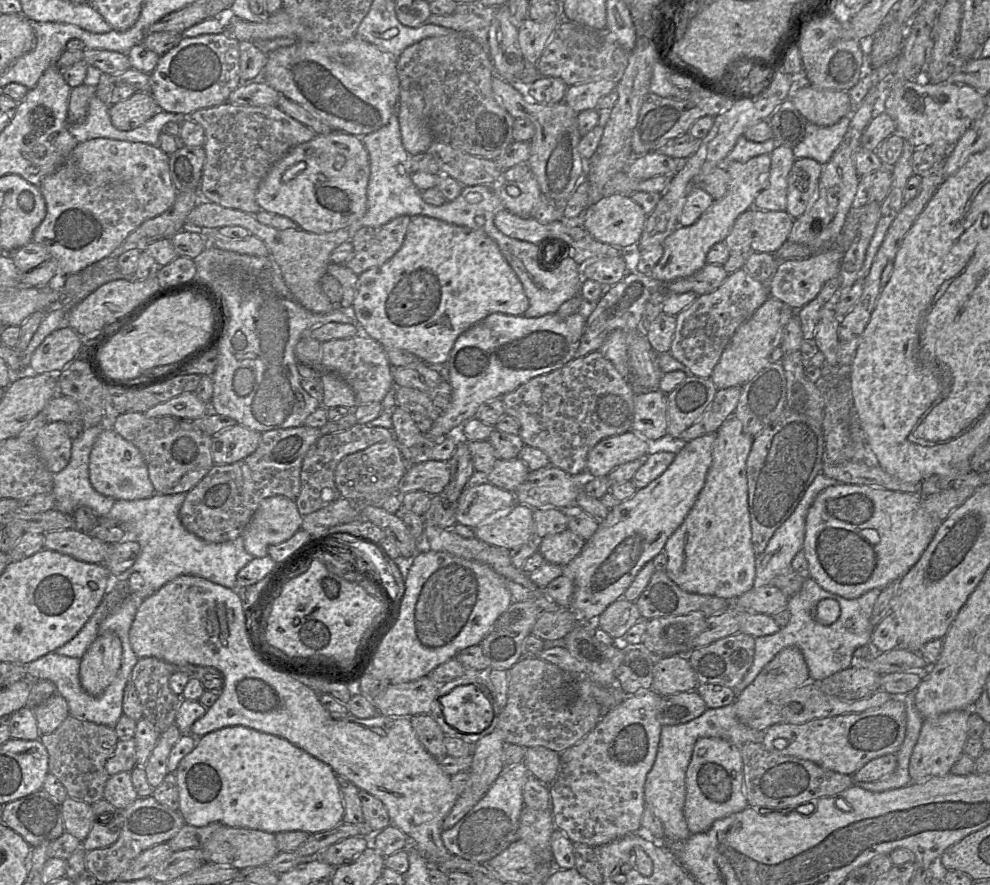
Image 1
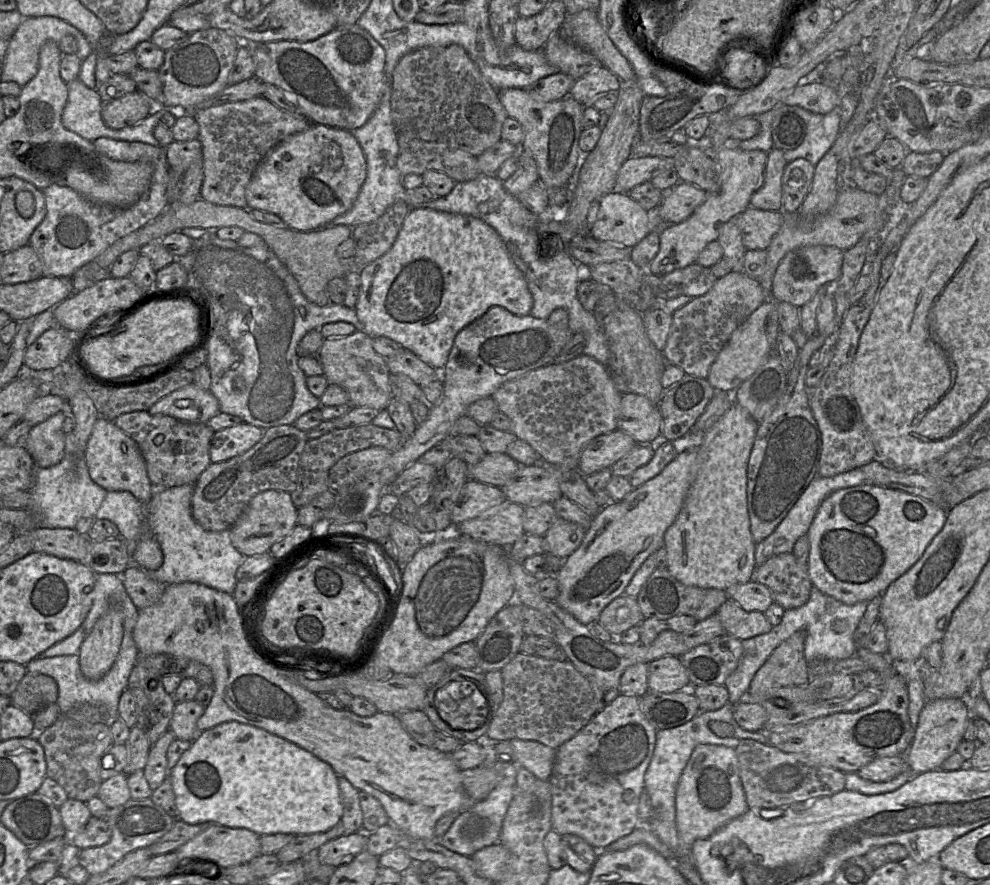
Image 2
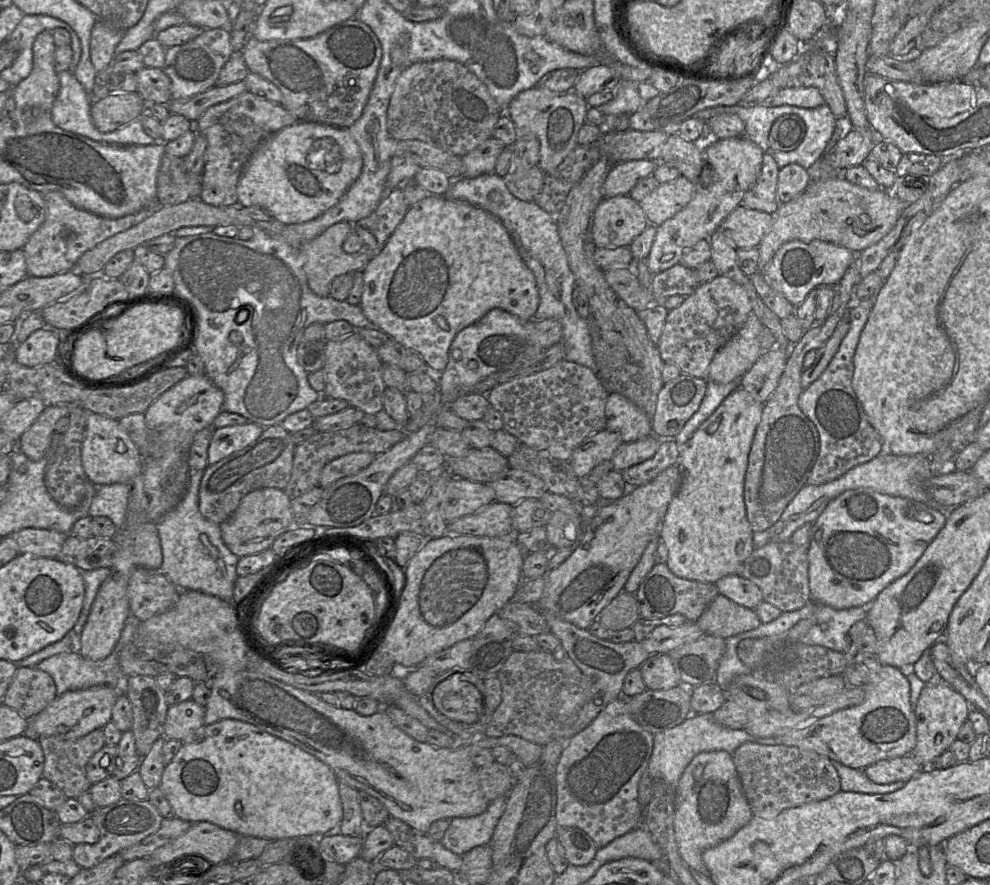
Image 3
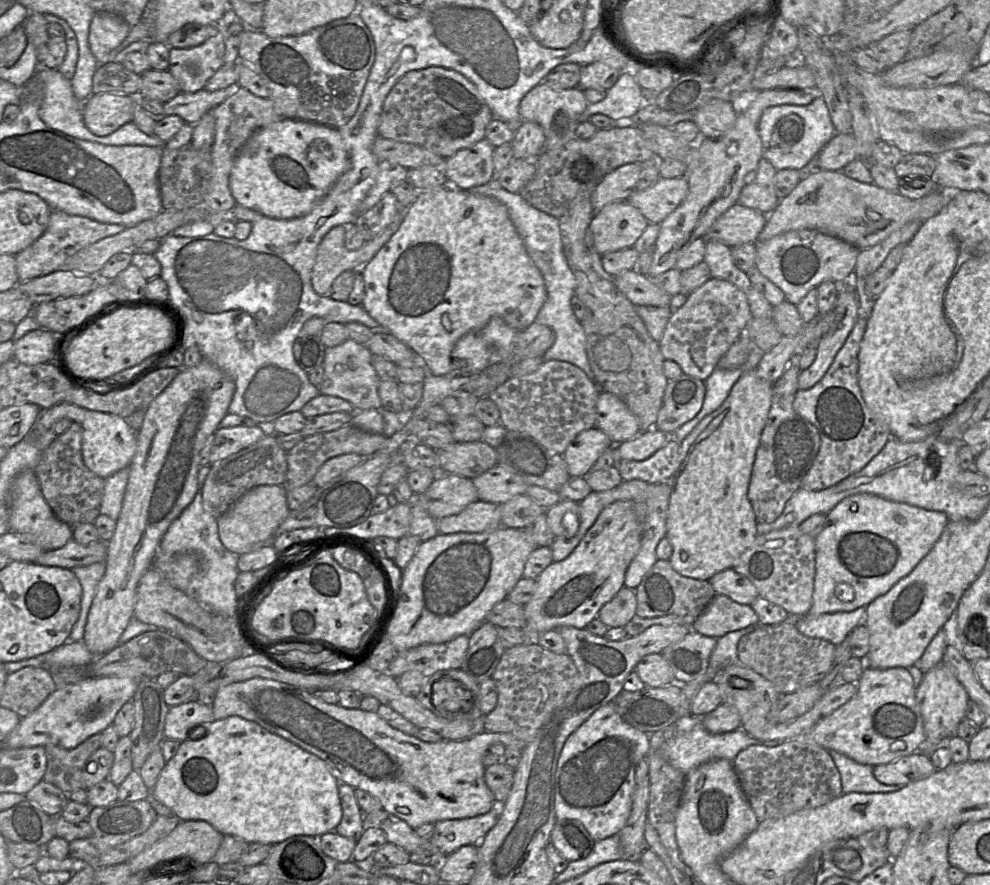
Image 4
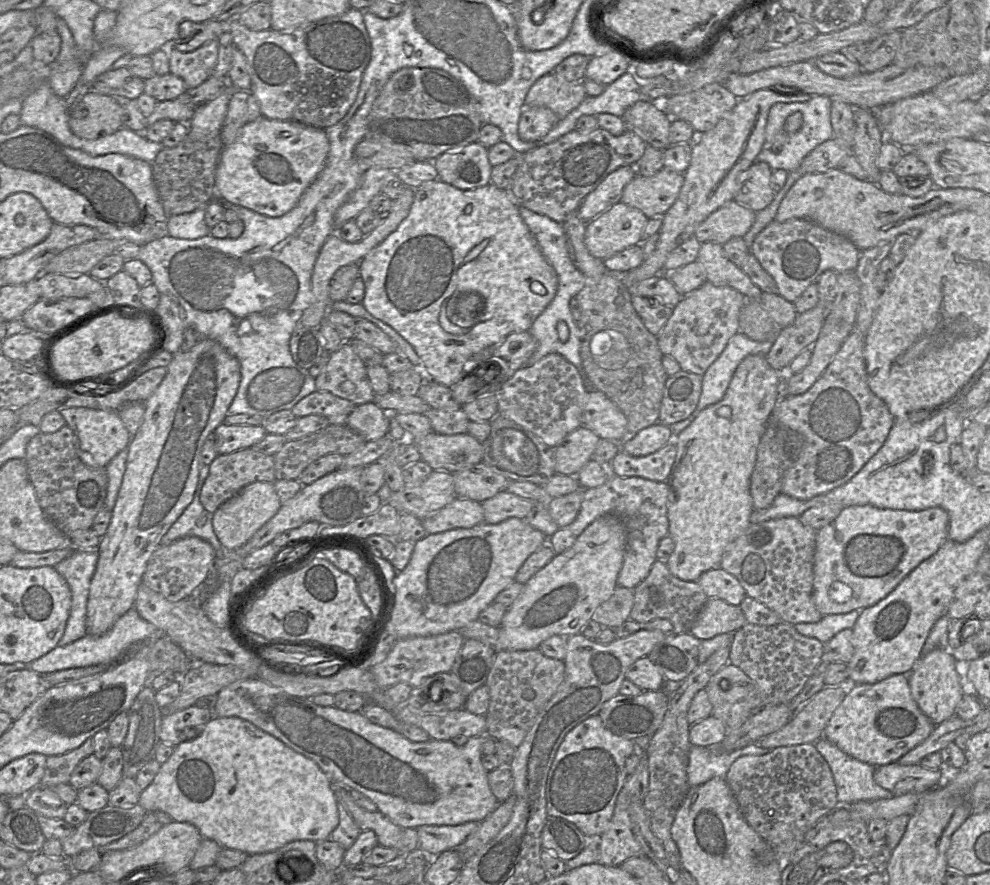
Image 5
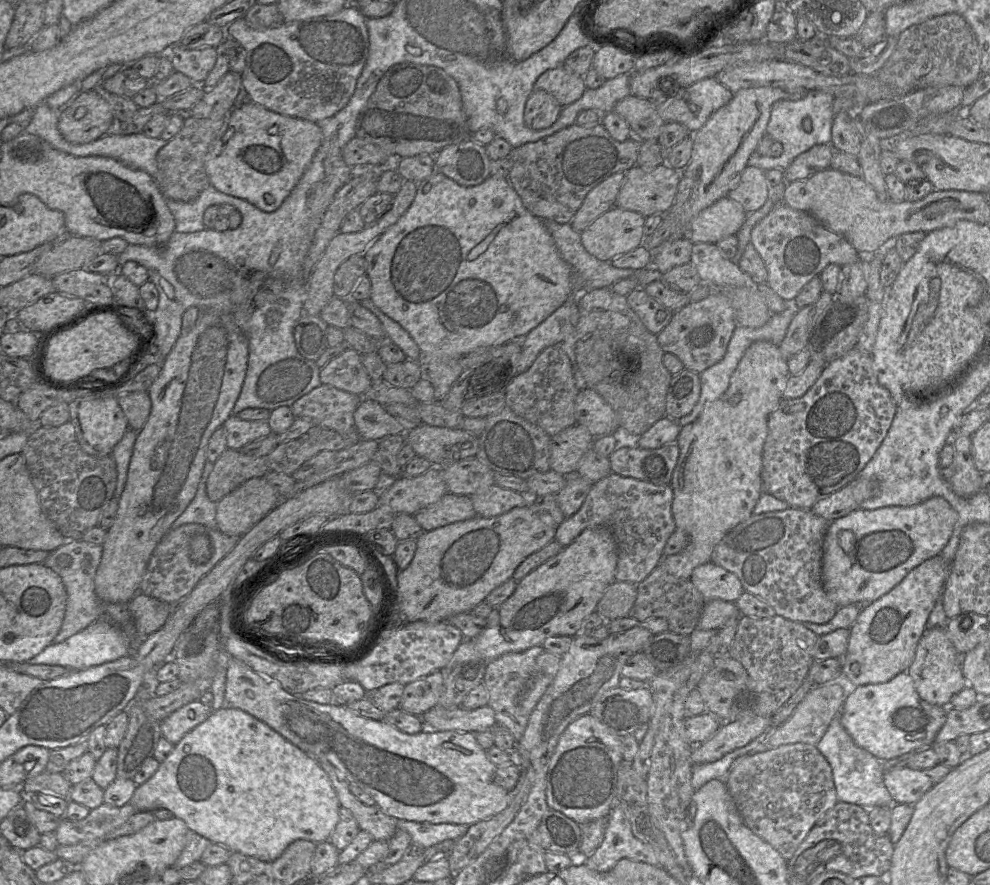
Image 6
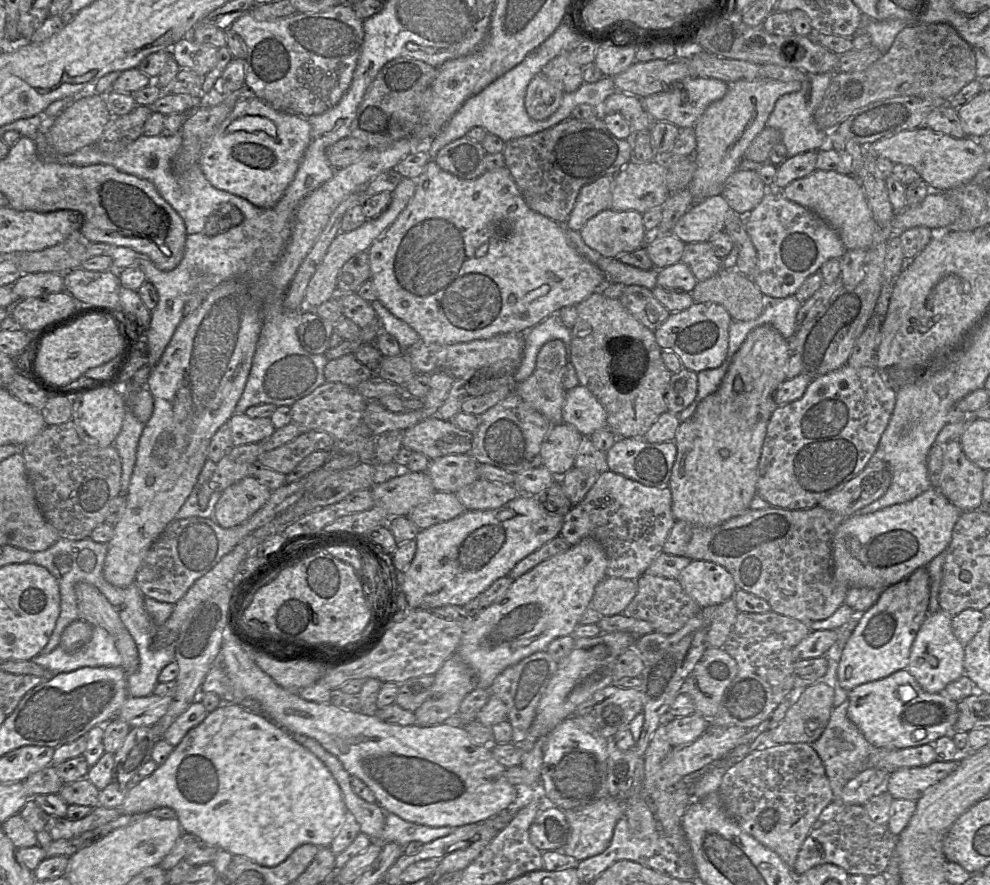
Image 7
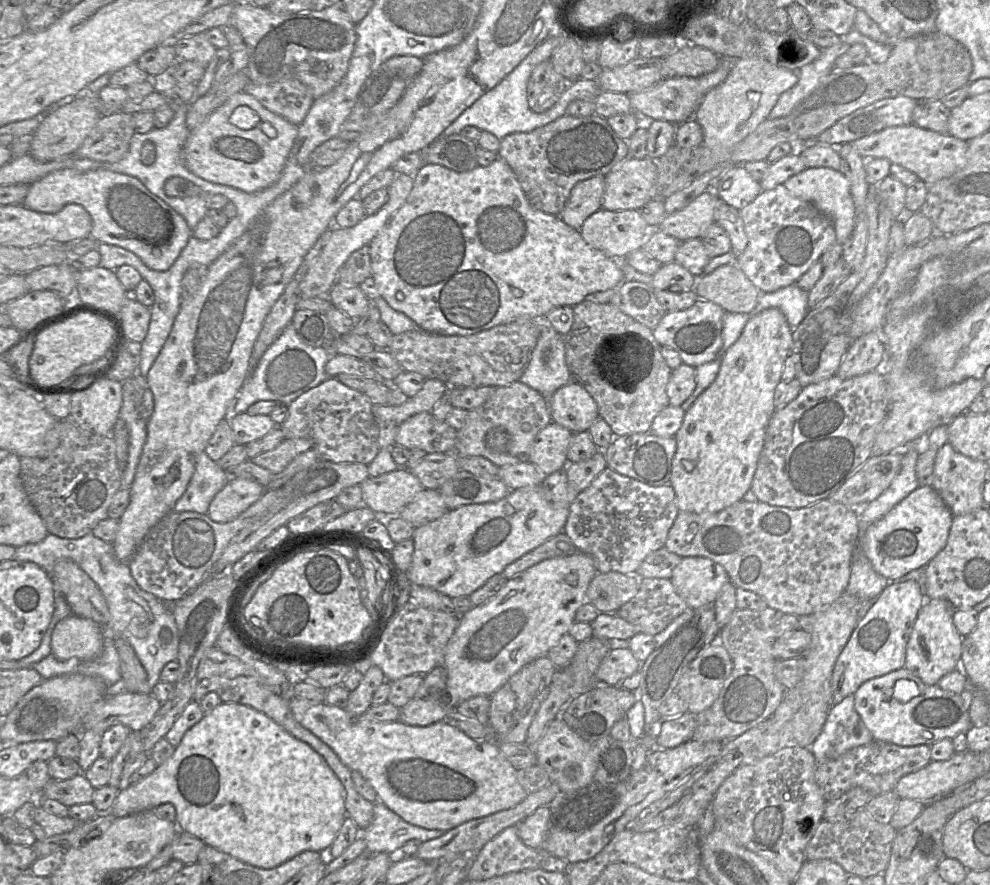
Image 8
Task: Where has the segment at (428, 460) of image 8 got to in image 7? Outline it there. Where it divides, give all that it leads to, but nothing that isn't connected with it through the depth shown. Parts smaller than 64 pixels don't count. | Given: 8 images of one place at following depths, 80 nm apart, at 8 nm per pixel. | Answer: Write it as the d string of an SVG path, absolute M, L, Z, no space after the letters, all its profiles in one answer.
M451 454L430 460L426 472L436 491L456 493L480 477L478 464L468 454Z

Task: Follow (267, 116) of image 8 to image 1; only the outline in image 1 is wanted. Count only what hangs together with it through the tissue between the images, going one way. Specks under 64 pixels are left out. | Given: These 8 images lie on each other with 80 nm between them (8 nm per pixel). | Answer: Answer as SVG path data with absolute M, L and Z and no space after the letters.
M332 130L328 134L316 134L313 139L293 147L279 159L260 183L256 201L261 211L285 216L305 232L316 234L332 232L349 228L365 214L369 176L369 155L361 138Z

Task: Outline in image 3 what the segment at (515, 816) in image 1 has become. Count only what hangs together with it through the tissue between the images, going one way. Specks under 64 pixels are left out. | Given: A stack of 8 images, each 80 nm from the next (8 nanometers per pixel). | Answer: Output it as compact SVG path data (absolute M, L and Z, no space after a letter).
M507 796L496 798L477 816L452 818L440 843L460 856L477 846L488 845L505 811L506 800Z

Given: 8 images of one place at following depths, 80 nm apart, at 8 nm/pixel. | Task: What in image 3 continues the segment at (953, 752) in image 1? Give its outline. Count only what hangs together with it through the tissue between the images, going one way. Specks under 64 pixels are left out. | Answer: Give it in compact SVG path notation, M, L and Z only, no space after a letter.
M940 678L925 683L915 706L916 745L911 753L915 760L927 769L933 766L937 757L949 750L951 744L958 739L962 725L968 721L971 705L955 689Z

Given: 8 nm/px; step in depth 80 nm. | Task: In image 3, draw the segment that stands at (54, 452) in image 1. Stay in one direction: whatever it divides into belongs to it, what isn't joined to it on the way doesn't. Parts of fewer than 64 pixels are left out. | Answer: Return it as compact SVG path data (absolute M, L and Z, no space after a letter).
M48 406L18 440L18 448L32 461L41 460L50 447L57 421L69 416L71 406Z

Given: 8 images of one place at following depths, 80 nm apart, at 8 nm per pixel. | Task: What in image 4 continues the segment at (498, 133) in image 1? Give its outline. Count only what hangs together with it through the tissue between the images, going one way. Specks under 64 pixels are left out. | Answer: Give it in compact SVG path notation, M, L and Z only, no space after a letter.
M432 66L407 72L393 86L383 102L377 134L381 138L417 144L446 159L484 139L486 127L493 119L474 83L455 70Z

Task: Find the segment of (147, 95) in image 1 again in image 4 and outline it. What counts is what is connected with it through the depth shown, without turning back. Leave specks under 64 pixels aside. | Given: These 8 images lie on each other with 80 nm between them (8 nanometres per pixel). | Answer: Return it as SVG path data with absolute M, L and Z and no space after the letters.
M103 92L83 101L85 126L97 136L107 136L131 122L137 98L127 94Z

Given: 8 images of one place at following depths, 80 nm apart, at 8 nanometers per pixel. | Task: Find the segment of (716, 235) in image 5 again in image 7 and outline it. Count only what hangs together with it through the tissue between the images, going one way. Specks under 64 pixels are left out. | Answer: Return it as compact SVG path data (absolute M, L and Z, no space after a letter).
M720 194L694 203L678 220L671 233L682 242L708 242L713 234L724 231L725 219L731 210Z

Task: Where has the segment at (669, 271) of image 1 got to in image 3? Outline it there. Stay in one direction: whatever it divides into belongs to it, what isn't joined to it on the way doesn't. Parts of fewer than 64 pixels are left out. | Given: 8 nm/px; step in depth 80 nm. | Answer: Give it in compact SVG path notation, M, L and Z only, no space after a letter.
M740 136L727 139L710 139L703 145L705 162L713 168L713 182L694 183L695 192L690 202L675 216L657 227L647 265L652 275L659 274L680 264L687 248L702 239L709 240L725 218L739 205L744 194L756 183L764 151L751 140Z

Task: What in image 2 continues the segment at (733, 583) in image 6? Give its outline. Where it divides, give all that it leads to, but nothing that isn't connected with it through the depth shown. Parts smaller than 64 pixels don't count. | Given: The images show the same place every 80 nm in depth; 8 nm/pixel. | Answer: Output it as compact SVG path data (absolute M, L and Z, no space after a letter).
M758 582L732 585L724 591L728 599L733 600L745 611L764 613L774 603L769 588Z

